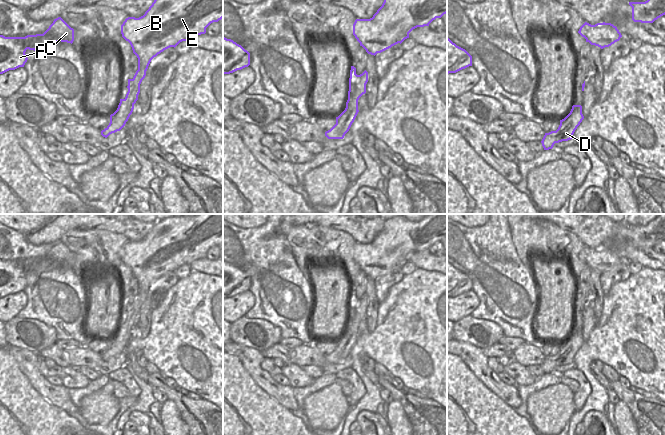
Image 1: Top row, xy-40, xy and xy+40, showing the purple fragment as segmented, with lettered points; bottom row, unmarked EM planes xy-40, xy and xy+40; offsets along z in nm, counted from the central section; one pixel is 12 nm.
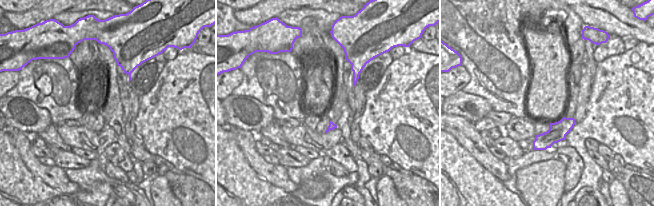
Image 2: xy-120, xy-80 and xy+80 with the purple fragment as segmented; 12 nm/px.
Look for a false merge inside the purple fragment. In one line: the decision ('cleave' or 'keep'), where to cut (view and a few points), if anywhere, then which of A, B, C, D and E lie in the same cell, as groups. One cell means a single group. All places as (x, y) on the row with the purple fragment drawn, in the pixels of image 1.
keep | no cut | A B C D E

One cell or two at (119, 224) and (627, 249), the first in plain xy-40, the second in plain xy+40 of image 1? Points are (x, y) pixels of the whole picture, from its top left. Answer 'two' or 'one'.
one

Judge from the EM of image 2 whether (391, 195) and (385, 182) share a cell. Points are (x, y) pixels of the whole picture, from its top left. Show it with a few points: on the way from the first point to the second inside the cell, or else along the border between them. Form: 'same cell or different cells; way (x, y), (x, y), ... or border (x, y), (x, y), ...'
same cell; way (388, 192), (385, 189), (385, 185)

